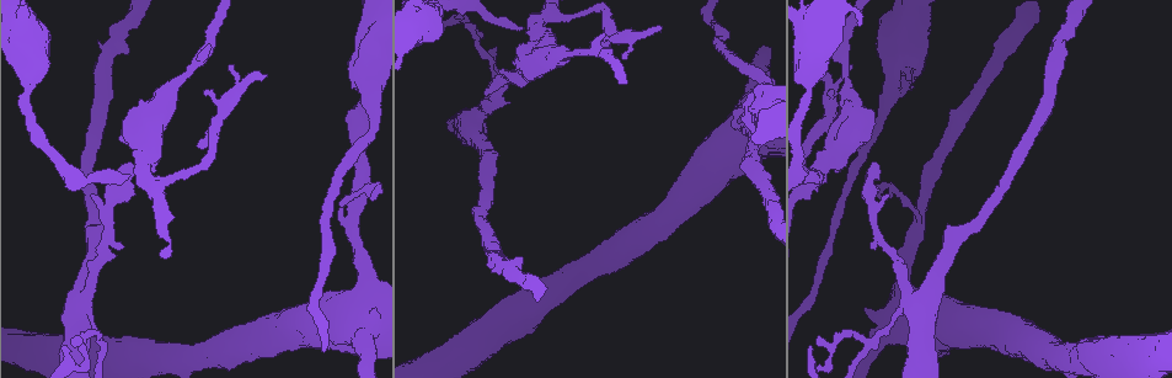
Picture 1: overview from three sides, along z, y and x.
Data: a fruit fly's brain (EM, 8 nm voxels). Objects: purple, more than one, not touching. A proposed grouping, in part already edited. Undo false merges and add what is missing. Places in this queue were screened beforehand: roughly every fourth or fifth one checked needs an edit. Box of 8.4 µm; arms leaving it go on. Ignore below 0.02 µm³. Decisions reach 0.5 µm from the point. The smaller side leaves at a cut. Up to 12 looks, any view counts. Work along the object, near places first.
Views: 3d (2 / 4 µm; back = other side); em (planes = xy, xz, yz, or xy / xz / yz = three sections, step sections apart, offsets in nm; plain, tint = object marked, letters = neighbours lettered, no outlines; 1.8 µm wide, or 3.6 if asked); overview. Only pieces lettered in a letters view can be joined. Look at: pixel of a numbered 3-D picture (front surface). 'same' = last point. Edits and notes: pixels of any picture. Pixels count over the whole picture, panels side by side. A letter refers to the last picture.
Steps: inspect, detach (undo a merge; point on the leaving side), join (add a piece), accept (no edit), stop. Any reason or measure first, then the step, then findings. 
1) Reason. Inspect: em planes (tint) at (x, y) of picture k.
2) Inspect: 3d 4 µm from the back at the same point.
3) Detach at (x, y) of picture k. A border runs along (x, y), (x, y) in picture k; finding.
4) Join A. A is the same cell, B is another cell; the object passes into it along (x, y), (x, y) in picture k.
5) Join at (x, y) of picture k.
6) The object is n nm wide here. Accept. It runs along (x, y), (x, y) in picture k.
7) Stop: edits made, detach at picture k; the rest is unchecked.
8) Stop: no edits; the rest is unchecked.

Free end. Inspect: em xy step 16 (tint) at (266, 75) of picture 1.

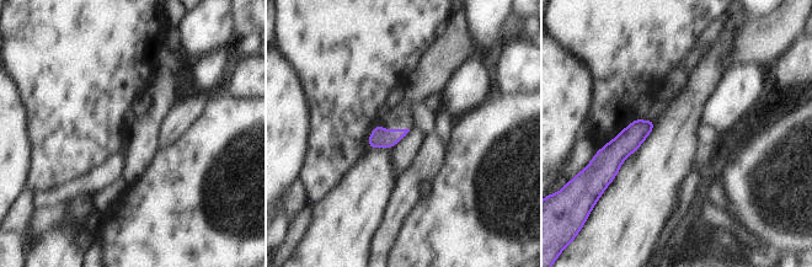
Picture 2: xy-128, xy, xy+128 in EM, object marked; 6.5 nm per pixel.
Cut it another way. Inspect: em planes (letters) at the same point.

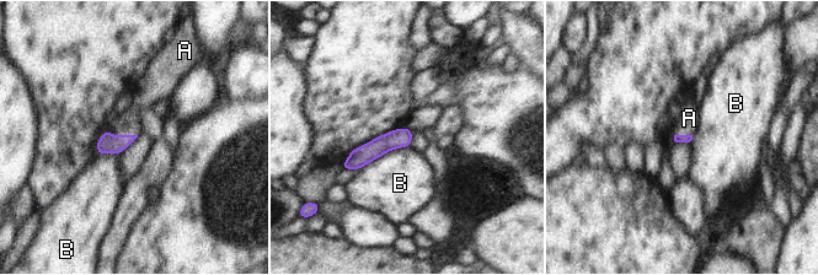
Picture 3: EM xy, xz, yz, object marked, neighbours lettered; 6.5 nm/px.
Join A. A is the same cell, B is another cell; the object passes into it along (107, 144), (121, 135), (129, 123) in picture 3; it goes on there.

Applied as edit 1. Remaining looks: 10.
Inspect: overview.

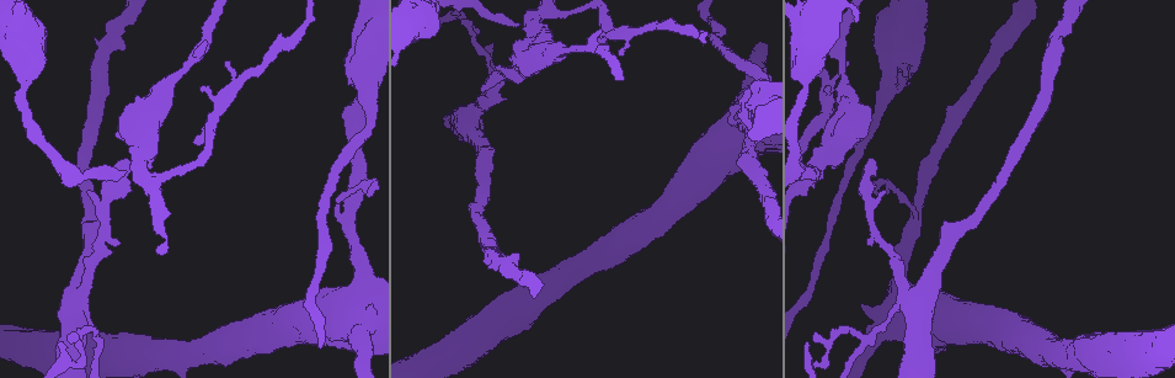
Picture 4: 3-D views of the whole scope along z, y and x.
An open end. Inspect: em planes (tint) at (127, 171) of picture 4.

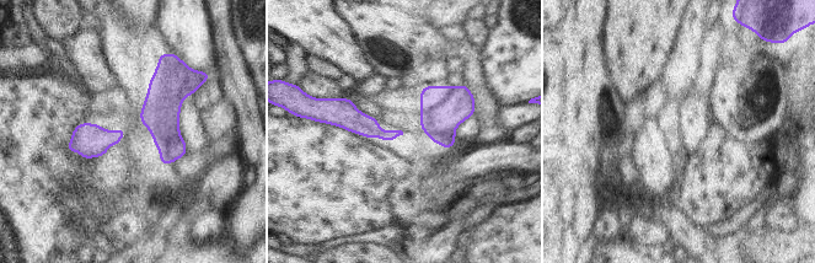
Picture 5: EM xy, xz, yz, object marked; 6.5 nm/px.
See the neighbours. Inspect: em planes (letters) at the same point.

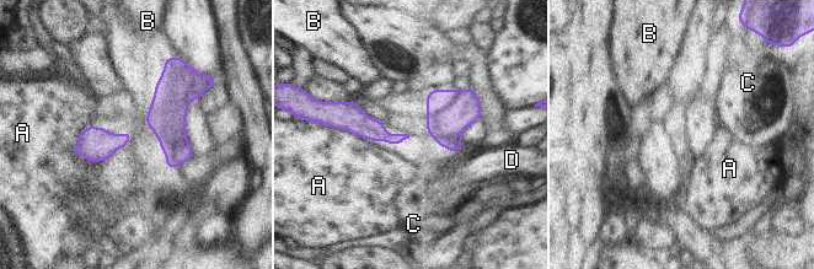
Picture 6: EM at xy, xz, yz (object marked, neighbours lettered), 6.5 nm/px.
Detach at (167, 119) of picture 6. A, B, C and D are other cells; a border runs along (154, 98), (188, 103) in picture 6; two neurons meet here.

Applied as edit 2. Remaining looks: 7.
Small branch off a trunk. Inspect: 3d 4 µm at (473, 112) of picture 4.

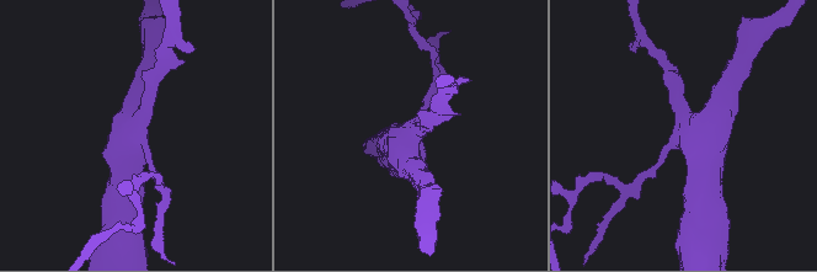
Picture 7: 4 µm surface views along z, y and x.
4 arms meet here. Inspect: em 3.6 µm planes (tint) at (135, 124) of picture 7.

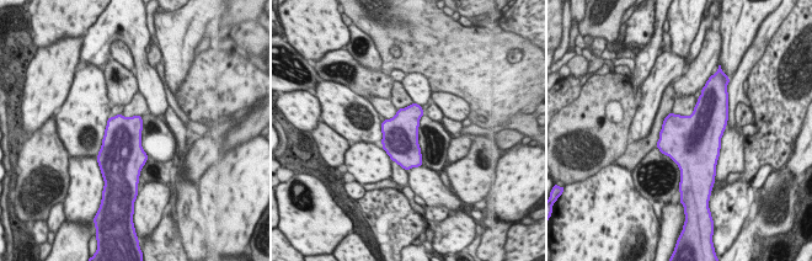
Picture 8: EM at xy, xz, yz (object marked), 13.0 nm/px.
Inspect: em 3.6 µm planes (letters) at the same point.

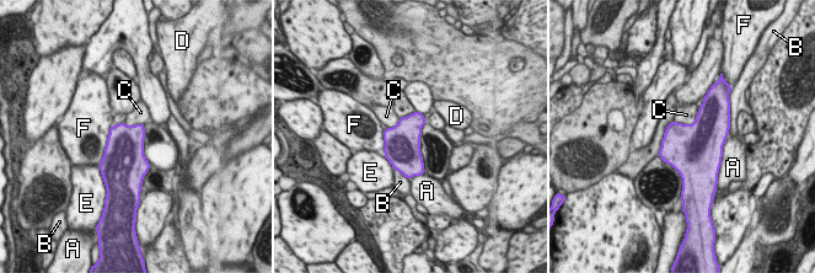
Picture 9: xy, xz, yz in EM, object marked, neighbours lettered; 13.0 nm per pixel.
Accept. A, B, C, D, E and F are other cells; a border runs along (700, 107), (691, 123), (673, 121) in picture 9; one neuron here.

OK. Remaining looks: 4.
Sharp bend. Inspect: 3d 2 µm at (475, 39) of picture 4.

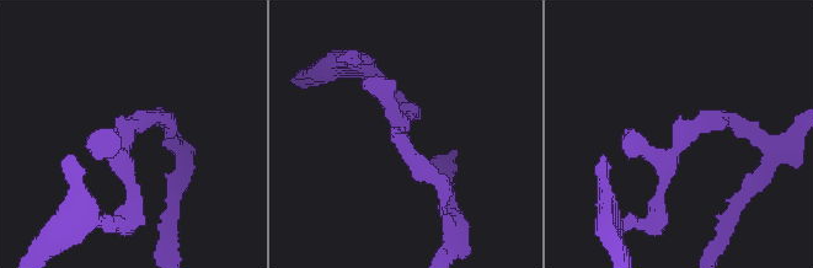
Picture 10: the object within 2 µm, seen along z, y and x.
Inspect: em planes (letters) at (128, 136) of picture 10.

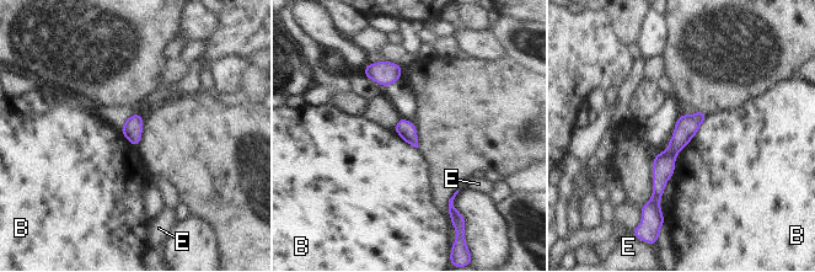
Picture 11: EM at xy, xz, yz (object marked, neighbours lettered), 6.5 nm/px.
The object is 120 nm wide here. Detach at (664, 163) of picture 11. B and E are other cells; a border runs along (666, 150), (675, 155) in picture 11; a second neuron is stuck on.

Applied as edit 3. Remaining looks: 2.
Stop: edits made, join at picture 3, detach at picture 6, detach at picture 11; the rest is unchecked.

